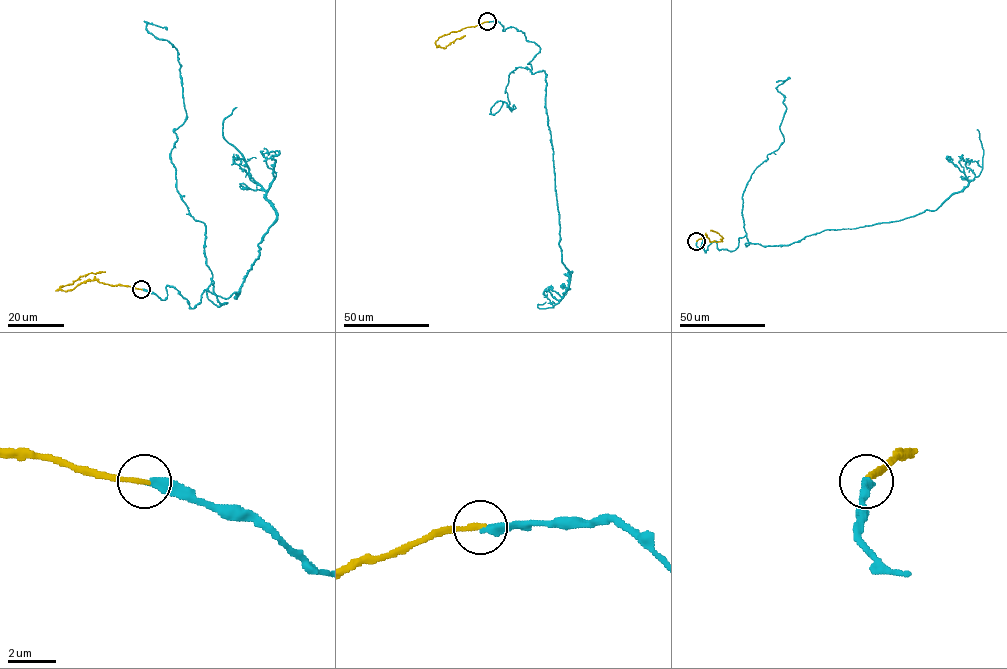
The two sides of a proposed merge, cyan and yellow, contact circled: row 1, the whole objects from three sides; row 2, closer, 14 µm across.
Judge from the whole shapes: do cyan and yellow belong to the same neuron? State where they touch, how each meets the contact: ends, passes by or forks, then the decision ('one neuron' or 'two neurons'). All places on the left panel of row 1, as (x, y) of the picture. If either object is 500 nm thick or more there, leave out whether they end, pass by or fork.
place (141, 289); cyan ends; yellow ends; two neurons

